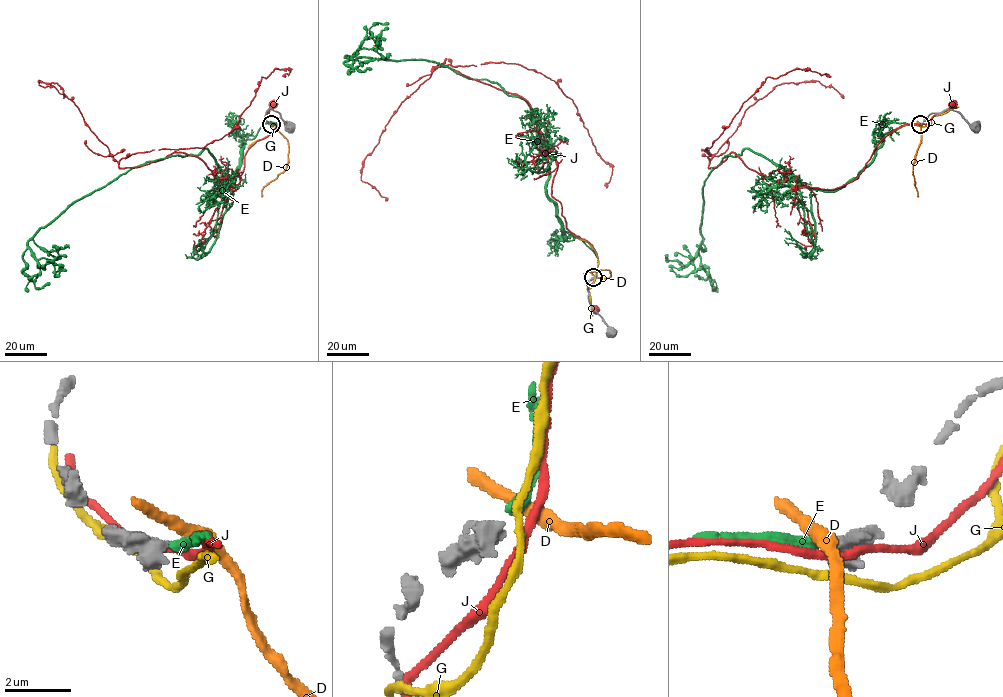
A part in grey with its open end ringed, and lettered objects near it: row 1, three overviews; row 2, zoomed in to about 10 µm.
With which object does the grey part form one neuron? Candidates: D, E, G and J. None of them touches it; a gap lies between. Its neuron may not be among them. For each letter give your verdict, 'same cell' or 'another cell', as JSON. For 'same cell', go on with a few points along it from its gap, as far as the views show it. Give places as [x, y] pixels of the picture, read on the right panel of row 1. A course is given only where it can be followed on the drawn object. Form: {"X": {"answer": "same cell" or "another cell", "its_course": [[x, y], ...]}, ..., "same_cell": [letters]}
{"D": {"answer": "another cell"}, "E": {"answer": "same cell", "its_course": [[919, 124], [889, 123], [875, 157], [832, 191], [747, 148], [728, 155], [703, 186], [694, 269], [670, 271]]}, "G": {"answer": "another cell"}, "J": {"answer": "another cell"}, "same_cell": ["E"]}

